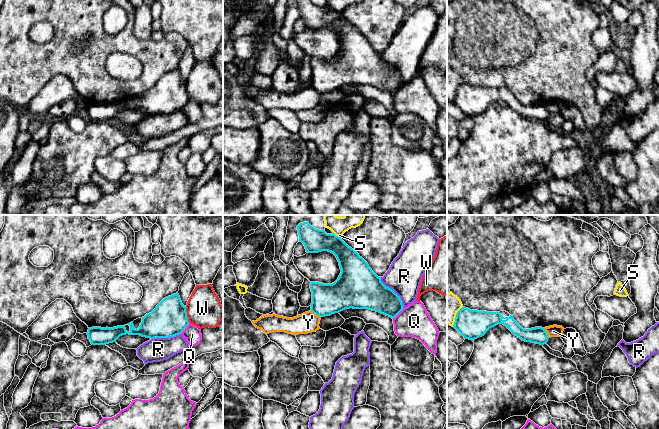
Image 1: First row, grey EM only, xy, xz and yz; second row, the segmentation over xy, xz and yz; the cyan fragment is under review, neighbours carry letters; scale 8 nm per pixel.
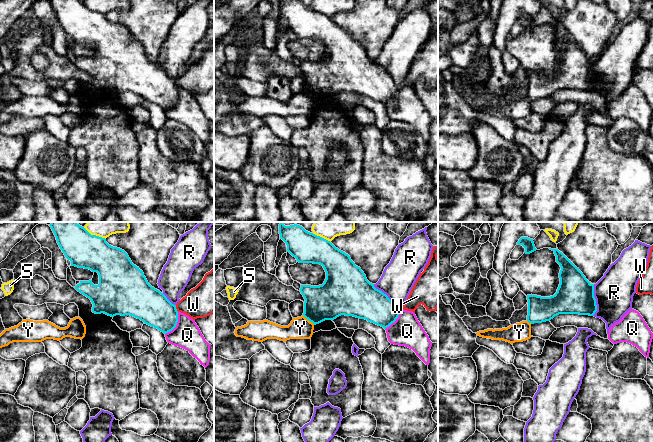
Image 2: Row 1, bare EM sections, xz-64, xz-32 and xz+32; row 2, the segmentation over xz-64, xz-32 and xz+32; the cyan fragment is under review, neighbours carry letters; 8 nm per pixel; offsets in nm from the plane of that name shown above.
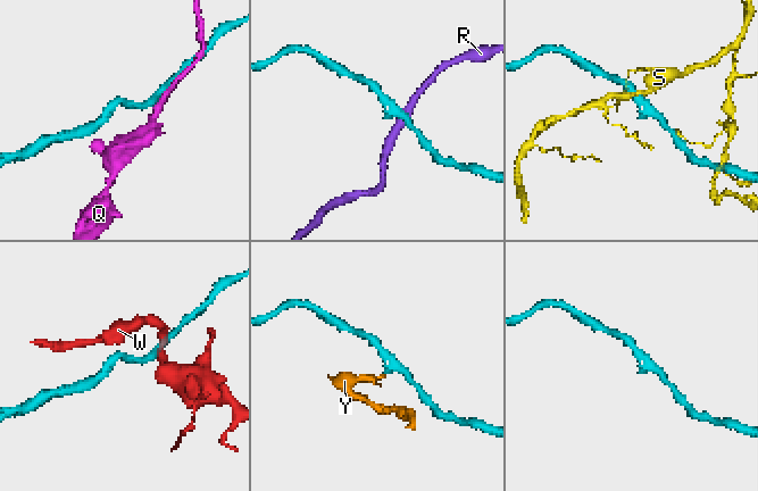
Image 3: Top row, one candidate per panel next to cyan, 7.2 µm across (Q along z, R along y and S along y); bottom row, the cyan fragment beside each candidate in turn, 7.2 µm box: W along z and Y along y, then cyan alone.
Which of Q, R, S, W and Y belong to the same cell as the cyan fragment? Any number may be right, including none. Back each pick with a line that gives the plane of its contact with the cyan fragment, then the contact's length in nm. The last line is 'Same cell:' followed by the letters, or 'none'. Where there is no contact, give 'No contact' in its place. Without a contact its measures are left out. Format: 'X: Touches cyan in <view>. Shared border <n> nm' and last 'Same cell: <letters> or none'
Same cell: none

